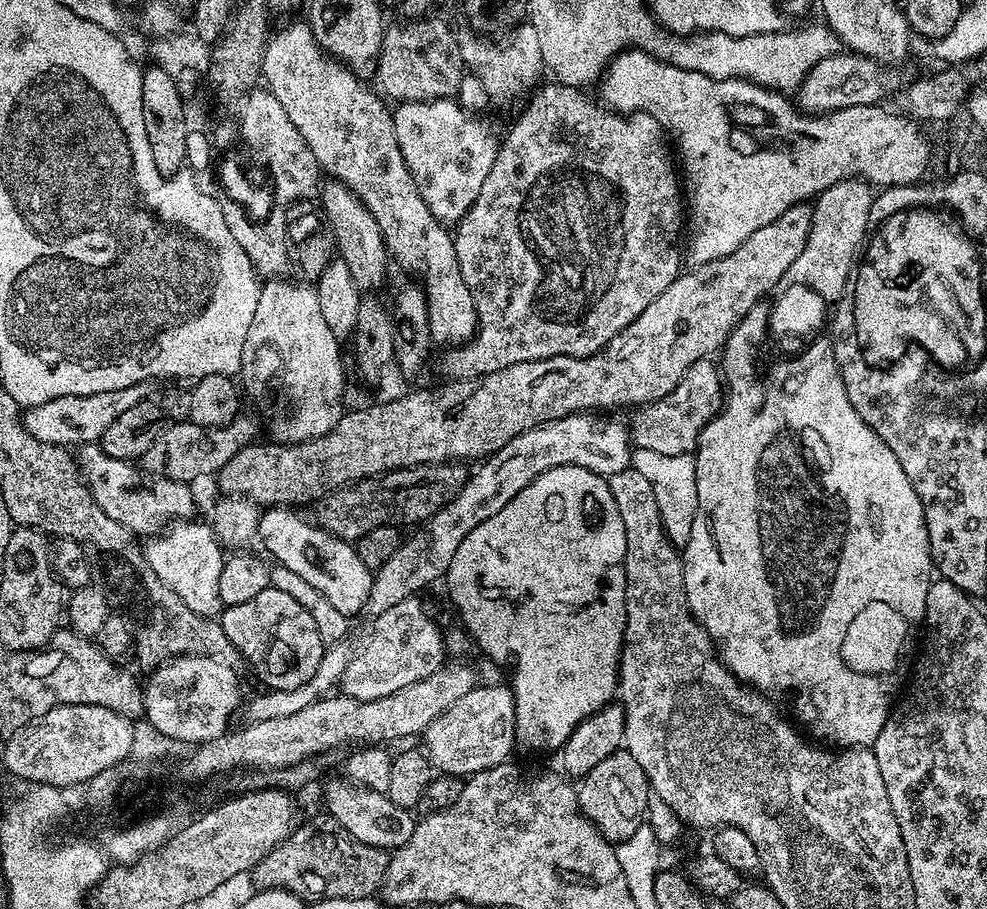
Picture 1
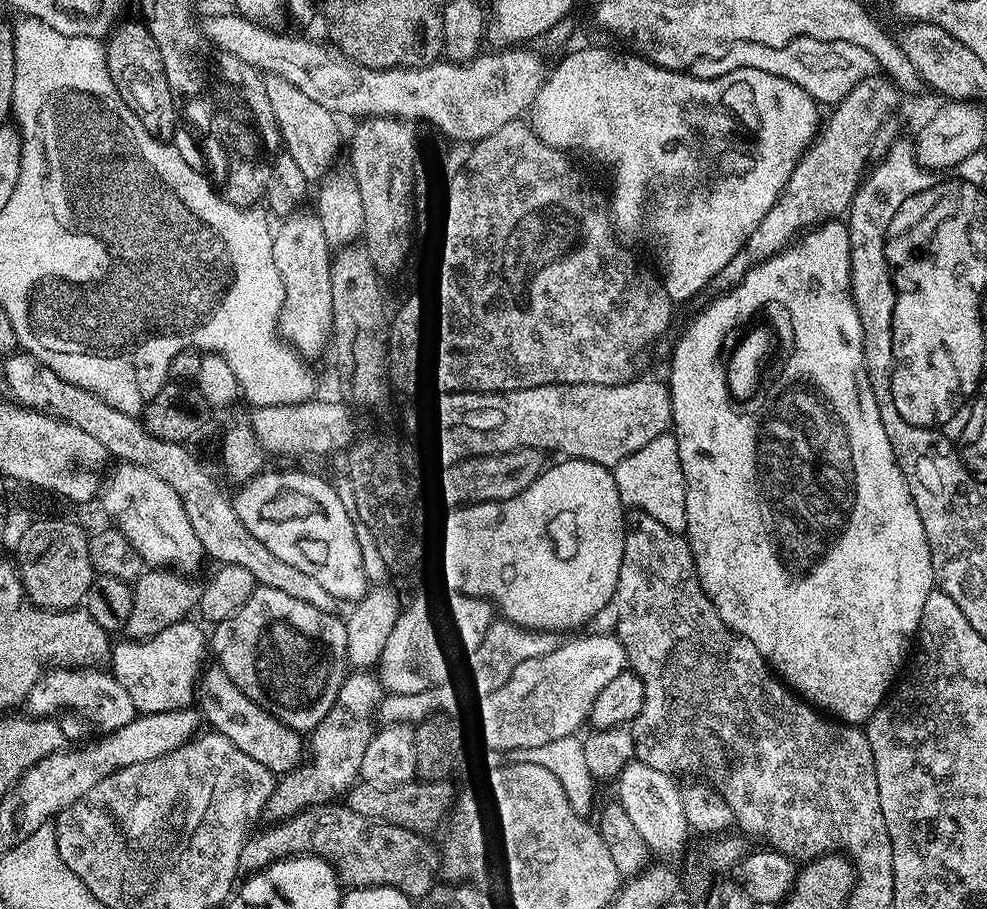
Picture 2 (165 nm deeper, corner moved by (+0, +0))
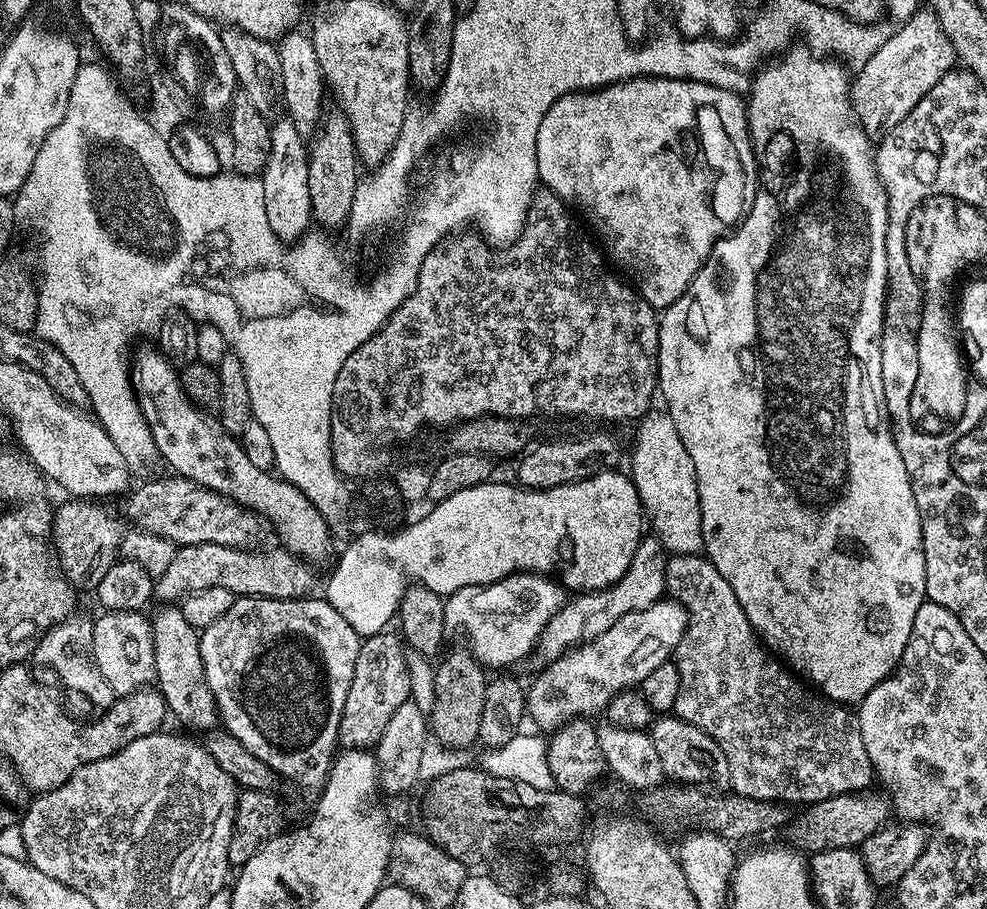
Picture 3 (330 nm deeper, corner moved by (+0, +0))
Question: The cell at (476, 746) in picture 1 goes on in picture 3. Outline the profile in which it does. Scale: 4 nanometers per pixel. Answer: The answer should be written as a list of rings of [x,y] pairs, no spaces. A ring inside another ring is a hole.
[[[661,598],[646,610],[638,610],[634,614],[626,614],[626,618],[618,618],[606,634],[598,634],[590,644],[582,644],[579,648],[569,650],[562,658],[552,664],[541,667],[536,681],[527,689],[527,715],[537,724],[539,731],[551,734],[562,727],[568,720],[576,717],[592,718],[595,712],[603,713],[607,709],[610,698],[623,692],[625,688],[636,688],[646,678],[646,674],[658,670],[658,666],[669,663],[675,653],[678,642],[682,642],[684,631],[688,625],[686,610],[671,598]]]

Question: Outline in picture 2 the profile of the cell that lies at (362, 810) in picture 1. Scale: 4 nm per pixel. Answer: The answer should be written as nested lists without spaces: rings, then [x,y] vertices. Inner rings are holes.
[[[205,667],[199,673],[198,687],[194,693],[194,704],[203,723],[219,736],[226,737],[238,750],[242,750],[242,754],[248,754],[254,762],[266,766],[266,770],[273,772],[273,775],[281,776],[296,769],[304,758],[301,735],[274,719],[262,706],[250,702],[250,698],[246,698],[246,694],[230,682],[220,667],[211,667]]]

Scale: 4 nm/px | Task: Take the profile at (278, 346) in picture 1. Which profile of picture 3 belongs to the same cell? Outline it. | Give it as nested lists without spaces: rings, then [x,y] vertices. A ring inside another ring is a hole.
[[[281,118],[277,124],[271,125],[267,152],[268,157],[265,158],[265,166],[259,177],[264,191],[266,222],[270,222],[270,230],[274,230],[280,241],[295,242],[309,231],[313,223],[307,182],[309,145],[305,137],[298,134],[291,120]]]

